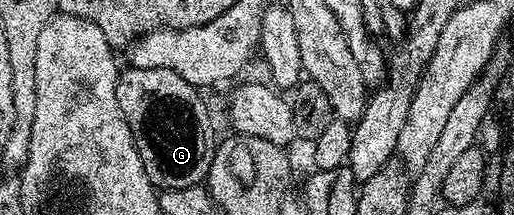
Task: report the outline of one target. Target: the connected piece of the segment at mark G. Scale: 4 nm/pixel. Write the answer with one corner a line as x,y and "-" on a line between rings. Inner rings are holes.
127,66
120,71
117,82
117,102
133,134
137,154
141,154
145,174
149,174
156,189
188,188
194,184
202,185
206,181
215,157
217,135
215,136
214,130
211,129
211,116
207,113
207,104
203,101
203,96
204,93
200,89
185,82
181,74
173,74
173,70

